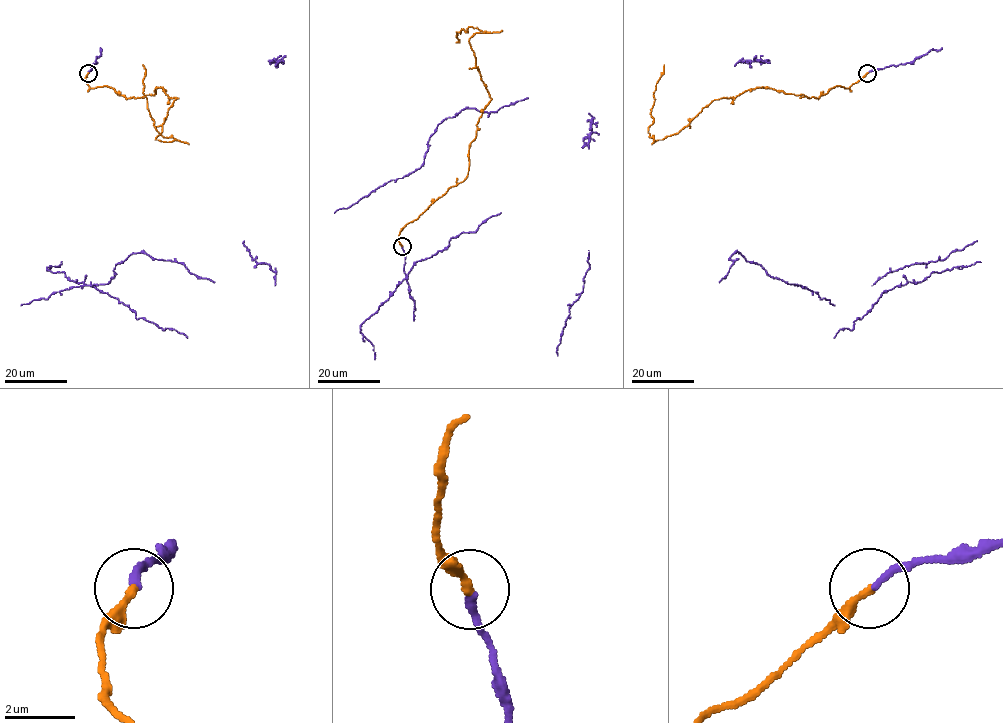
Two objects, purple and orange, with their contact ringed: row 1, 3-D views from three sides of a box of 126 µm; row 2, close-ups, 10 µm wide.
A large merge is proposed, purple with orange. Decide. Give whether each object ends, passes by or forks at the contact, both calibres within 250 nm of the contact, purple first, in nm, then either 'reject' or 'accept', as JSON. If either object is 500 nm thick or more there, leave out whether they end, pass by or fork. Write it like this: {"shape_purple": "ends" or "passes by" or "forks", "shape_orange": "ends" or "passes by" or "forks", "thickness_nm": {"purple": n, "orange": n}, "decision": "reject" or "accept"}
{"shape_purple": "ends", "shape_orange": "ends", "thickness_nm": {"purple": 220, "orange": 240}, "decision": "accept"}

